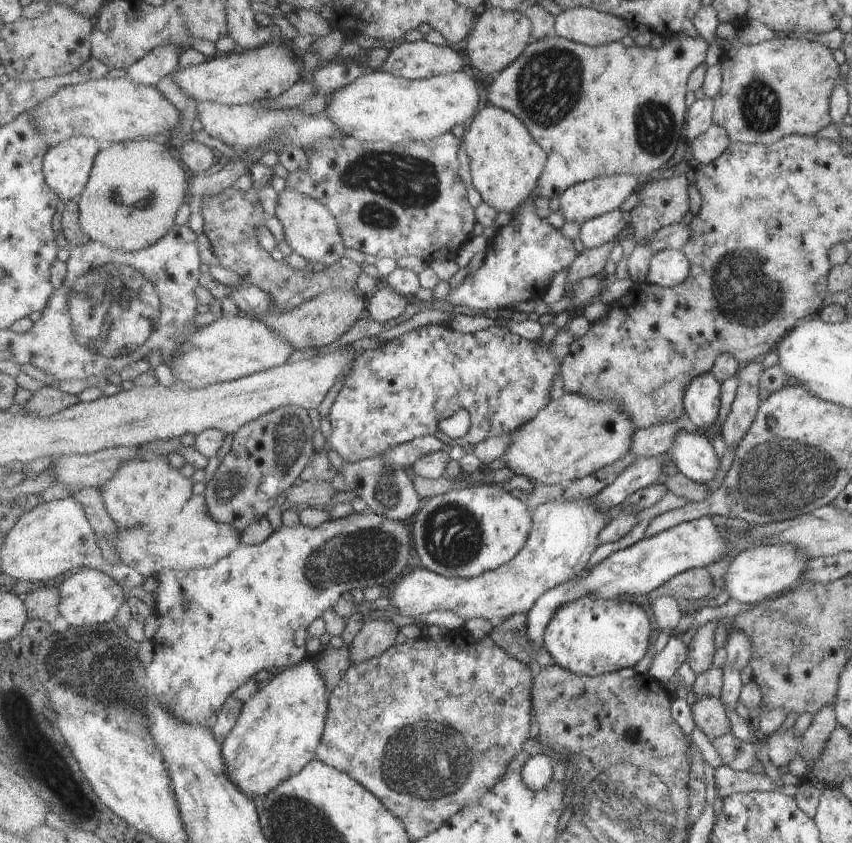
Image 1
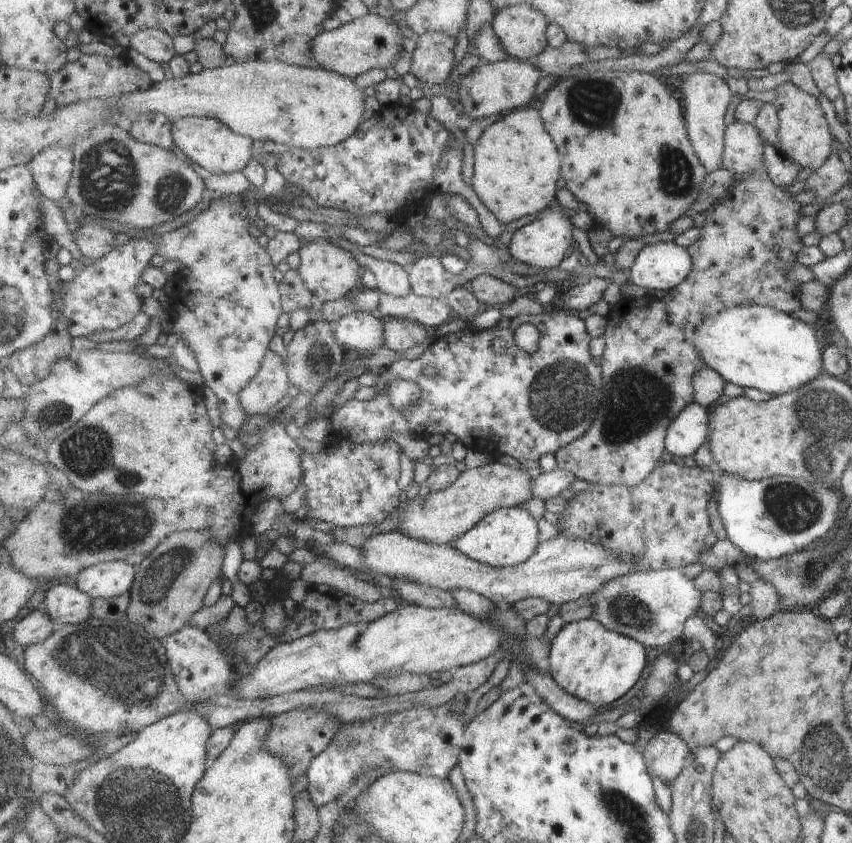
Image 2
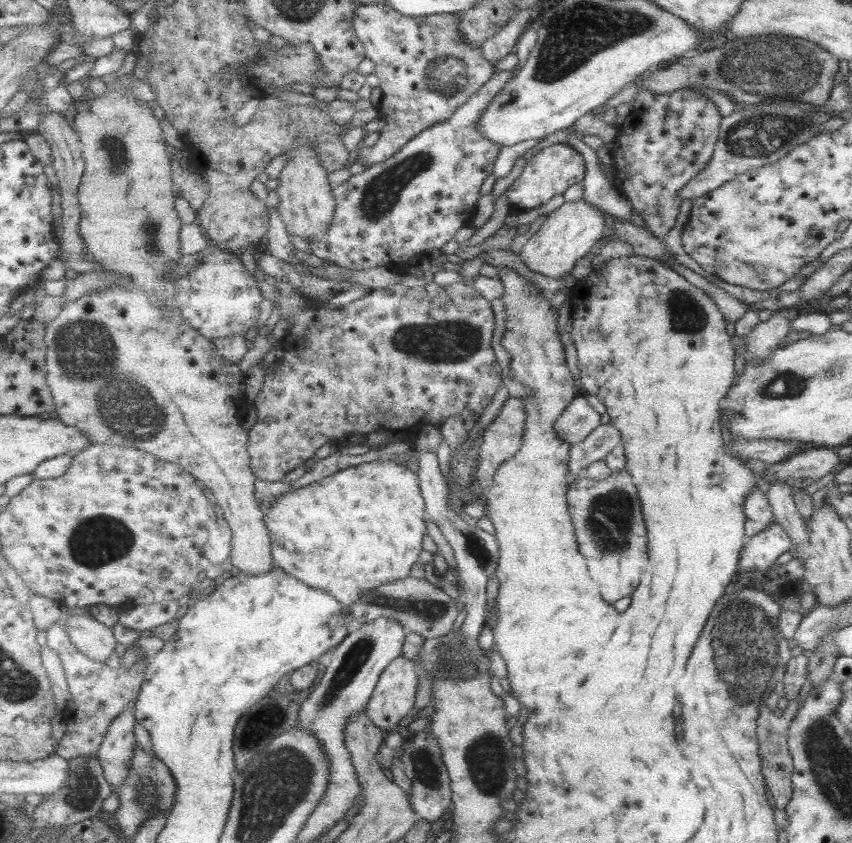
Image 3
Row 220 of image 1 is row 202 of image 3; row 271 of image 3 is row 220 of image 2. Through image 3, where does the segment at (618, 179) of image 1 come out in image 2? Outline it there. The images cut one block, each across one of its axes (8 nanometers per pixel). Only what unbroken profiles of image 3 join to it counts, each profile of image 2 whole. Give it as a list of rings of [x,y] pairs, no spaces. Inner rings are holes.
[[[559,203],[554,204],[552,208],[540,213],[538,220],[522,227],[514,232],[514,236],[508,246],[509,251],[514,258],[518,258],[524,264],[530,264],[548,270],[550,268],[560,268],[562,262],[566,260],[569,252],[576,247],[576,238],[574,238],[574,222],[572,222],[572,213],[562,207]]]

